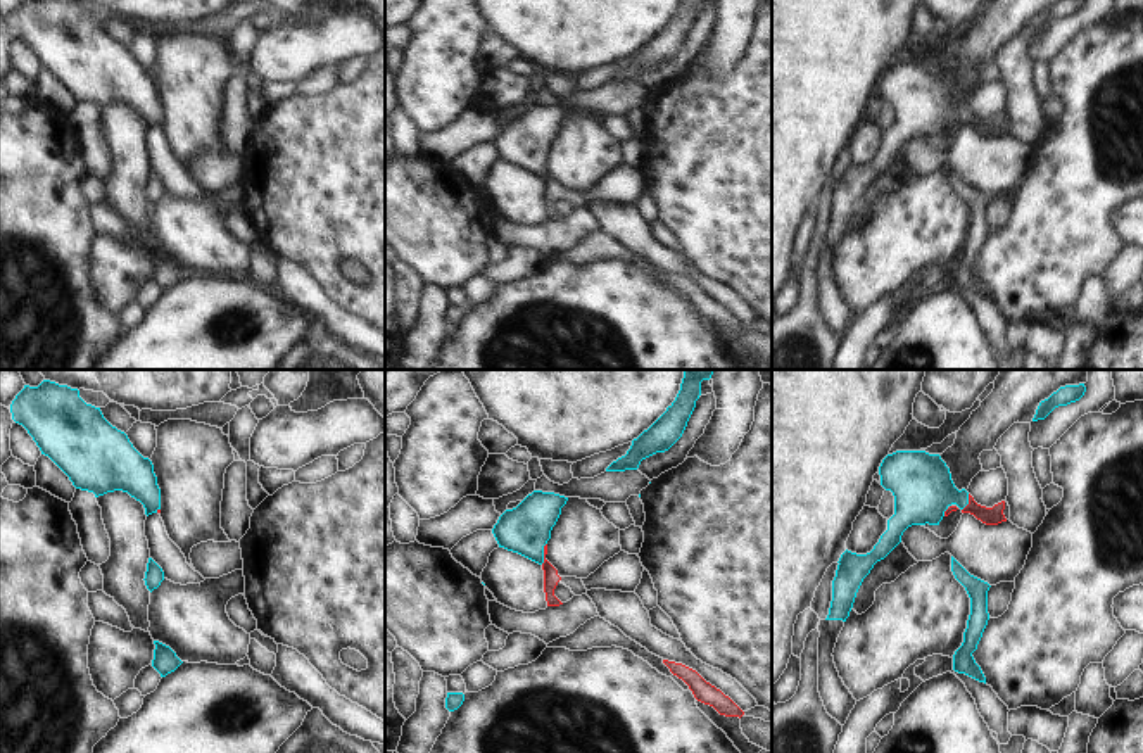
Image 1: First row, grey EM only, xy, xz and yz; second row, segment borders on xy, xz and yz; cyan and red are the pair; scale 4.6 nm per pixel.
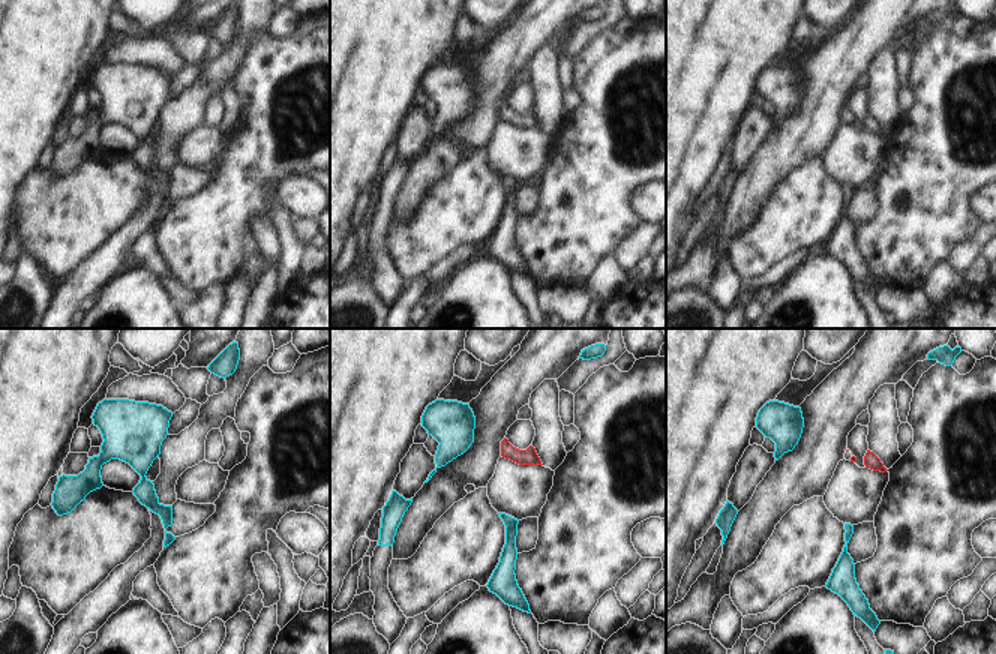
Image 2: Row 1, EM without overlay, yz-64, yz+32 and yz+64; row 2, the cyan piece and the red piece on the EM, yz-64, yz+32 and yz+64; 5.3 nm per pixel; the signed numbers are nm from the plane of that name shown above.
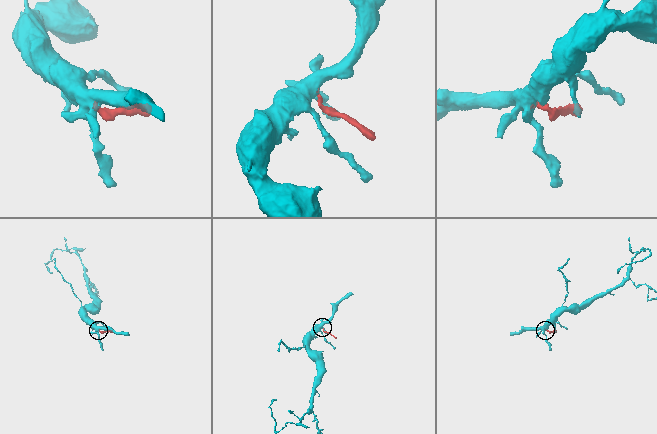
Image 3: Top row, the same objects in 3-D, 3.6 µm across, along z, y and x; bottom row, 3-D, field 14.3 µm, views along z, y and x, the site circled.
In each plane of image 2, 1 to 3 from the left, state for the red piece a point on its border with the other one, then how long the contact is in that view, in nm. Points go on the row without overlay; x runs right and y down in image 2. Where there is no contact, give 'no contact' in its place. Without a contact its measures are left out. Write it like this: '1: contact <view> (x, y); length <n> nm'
1: no contact
2: no contact
3: no contact

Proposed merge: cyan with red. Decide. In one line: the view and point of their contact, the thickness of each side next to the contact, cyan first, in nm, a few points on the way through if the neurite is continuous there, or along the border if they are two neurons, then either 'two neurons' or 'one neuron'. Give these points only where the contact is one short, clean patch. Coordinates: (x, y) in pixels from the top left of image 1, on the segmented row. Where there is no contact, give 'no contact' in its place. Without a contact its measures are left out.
contact xz (543, 553); calibres 220 and 70 nm; way xz (525, 529), (529, 539), (543, 553), (543, 562), (551, 577); one neuron

